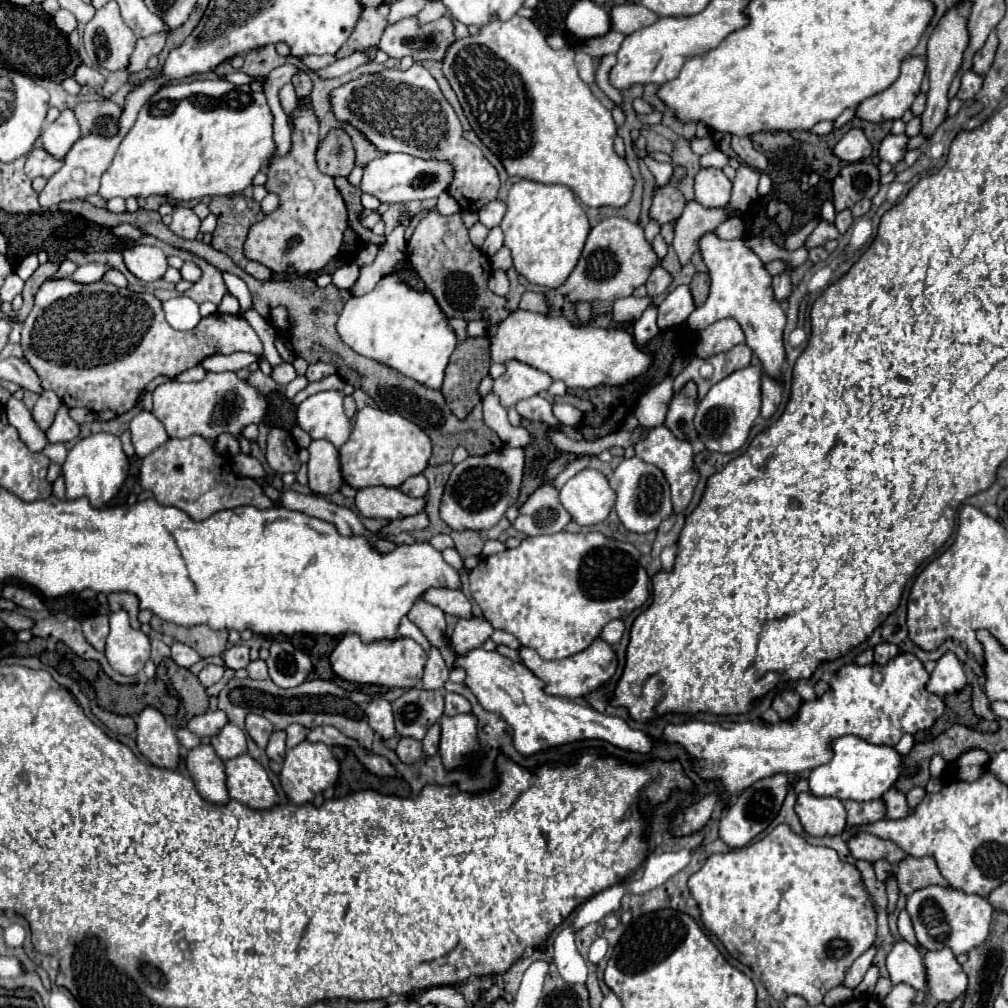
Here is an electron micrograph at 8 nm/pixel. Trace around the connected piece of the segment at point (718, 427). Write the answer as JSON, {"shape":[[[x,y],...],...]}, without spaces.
{"shape":[[[748,365],[746,369],[740,369],[710,387],[706,397],[698,403],[694,417],[698,439],[704,443],[706,449],[732,453],[746,443],[752,423],[760,415],[760,385],[762,369],[756,365]]]}

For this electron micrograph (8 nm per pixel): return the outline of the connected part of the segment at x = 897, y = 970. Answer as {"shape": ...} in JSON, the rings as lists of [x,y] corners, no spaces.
{"shape":[[[900,939],[892,945],[892,951],[886,957],[886,967],[890,973],[892,983],[908,983],[918,991],[916,1003],[924,999],[928,993],[928,985],[924,985],[924,965],[922,955],[916,951],[914,945]]]}

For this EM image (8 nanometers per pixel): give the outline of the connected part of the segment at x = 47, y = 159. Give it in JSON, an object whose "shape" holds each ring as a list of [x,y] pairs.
{"shape":[[[36,147],[28,155],[24,171],[26,171],[28,179],[34,179],[34,177],[46,177],[48,179],[60,169],[60,165],[62,165],[62,161],[56,161],[50,153],[44,153],[42,147]]]}

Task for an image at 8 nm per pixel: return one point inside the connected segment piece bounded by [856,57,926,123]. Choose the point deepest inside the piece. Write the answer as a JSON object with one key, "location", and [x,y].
{"location":[891,104]}

